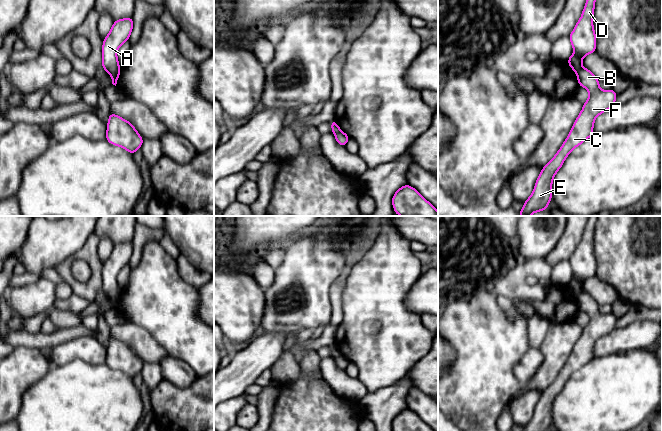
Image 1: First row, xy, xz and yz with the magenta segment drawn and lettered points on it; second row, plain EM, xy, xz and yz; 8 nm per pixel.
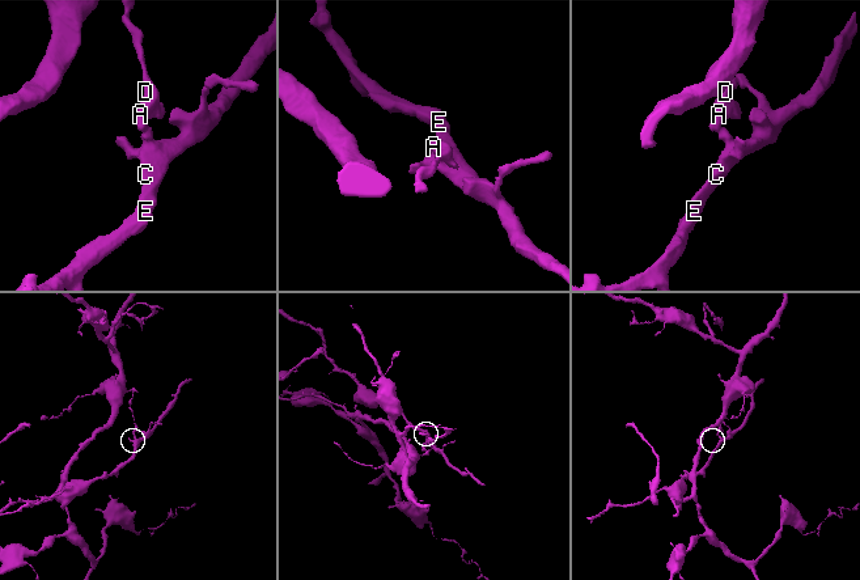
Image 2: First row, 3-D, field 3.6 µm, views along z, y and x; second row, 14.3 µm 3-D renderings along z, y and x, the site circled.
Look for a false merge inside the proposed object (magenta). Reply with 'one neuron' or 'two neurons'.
two neurons

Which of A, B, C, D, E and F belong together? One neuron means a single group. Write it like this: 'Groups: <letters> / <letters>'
Groups: A D / B C E F

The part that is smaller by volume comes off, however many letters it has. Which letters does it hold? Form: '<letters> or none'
B, C, E, F

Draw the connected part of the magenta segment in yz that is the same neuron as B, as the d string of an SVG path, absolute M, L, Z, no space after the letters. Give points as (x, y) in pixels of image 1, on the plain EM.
M582 291L577 297L578 308L589 316L588 324L574 346L572 353L556 379L542 392L534 410L534 415L524 426L523 431L548 431L552 424L552 406L570 376L594 359L596 341L615 329L617 317L601 314L600 306L594 298Z

